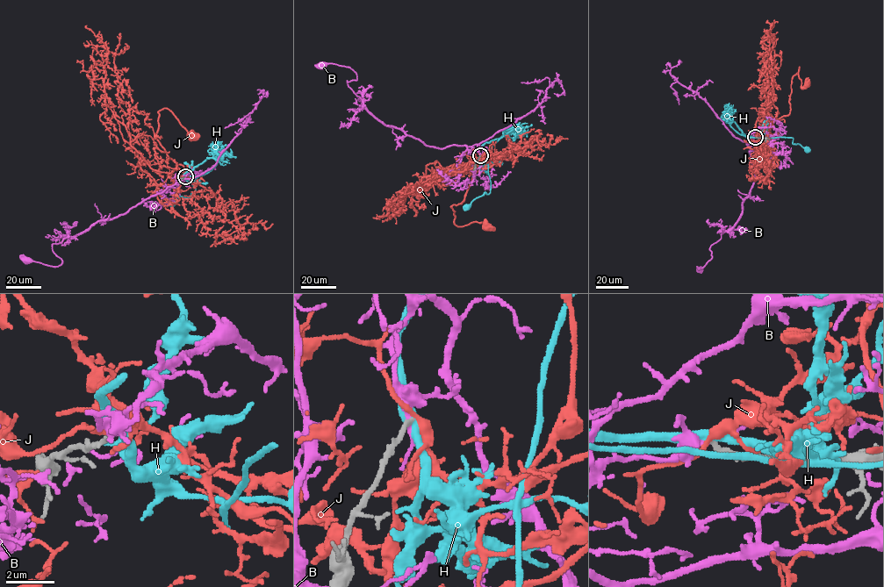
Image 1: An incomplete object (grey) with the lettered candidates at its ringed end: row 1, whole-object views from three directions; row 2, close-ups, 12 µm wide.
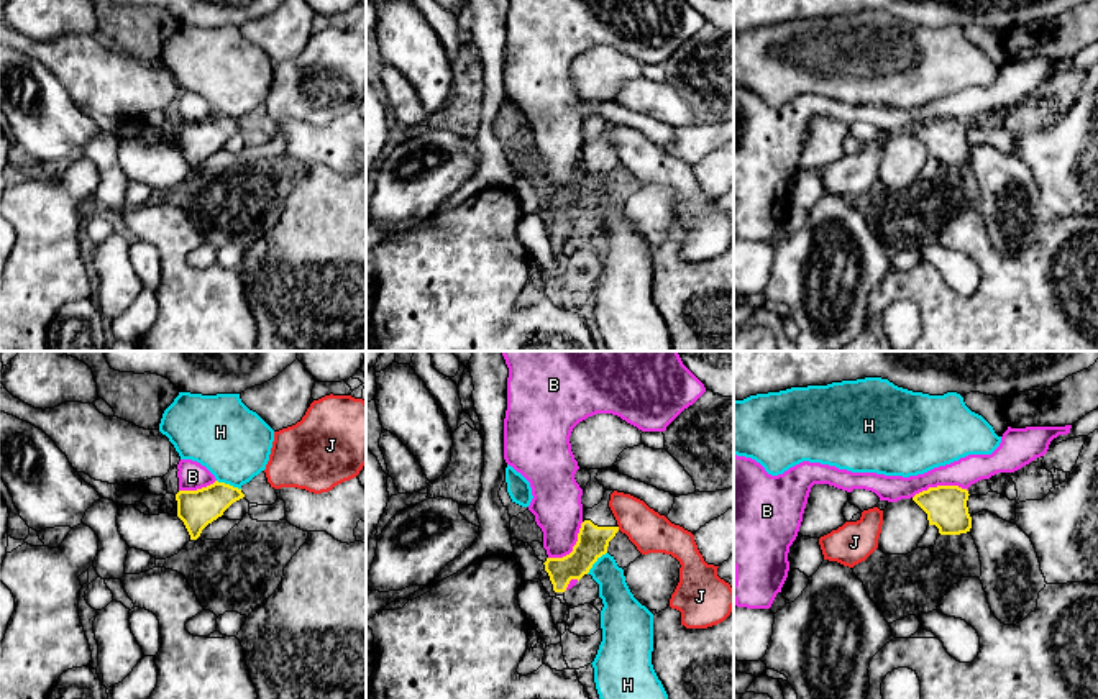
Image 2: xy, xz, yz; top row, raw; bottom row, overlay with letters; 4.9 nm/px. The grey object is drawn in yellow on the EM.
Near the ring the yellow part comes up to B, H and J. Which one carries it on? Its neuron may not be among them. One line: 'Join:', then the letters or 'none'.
Join: none

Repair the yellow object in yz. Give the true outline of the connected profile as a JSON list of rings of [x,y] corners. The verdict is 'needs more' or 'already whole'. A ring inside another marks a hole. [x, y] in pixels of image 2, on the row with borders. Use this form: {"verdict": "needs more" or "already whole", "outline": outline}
{"verdict": "already whole", "outline": [[[937,486],[916,494],[913,500],[927,514],[929,525],[936,525],[940,535],[960,535],[972,528],[968,496],[968,491],[958,486]]]}

